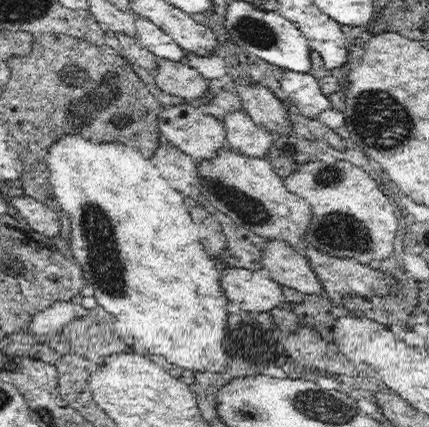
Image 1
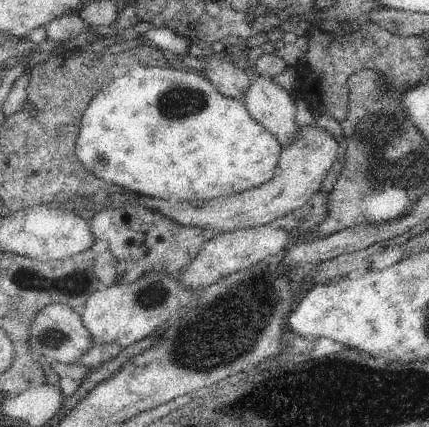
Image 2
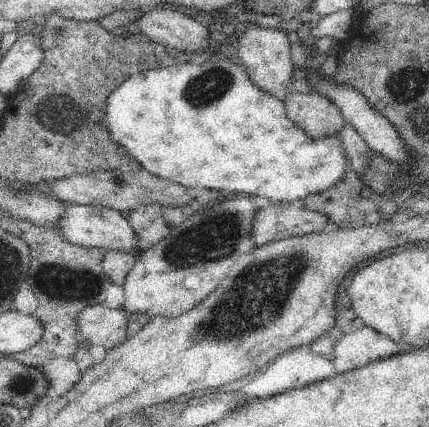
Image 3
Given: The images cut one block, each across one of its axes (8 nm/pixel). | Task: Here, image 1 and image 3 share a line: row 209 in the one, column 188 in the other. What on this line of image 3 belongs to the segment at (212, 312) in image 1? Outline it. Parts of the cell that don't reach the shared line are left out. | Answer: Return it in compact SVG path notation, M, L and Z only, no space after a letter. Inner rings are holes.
M217 56L217 58L211 58L207 62L199 62L199 58L195 58L191 62L179 62L179 64L173 64L173 66L167 66L167 68L159 68L159 70L155 68L155 70L145 70L145 72L133 74L113 90L113 94L109 96L109 106L107 106L105 114L107 114L105 116L107 132L111 134L111 138L115 142L119 142L119 146L123 146L123 150L129 150L133 154L133 158L139 162L141 168L151 170L159 178L167 178L167 182L175 182L179 186L193 188L193 190L203 190L205 188L205 190L215 190L215 192L245 192L245 194L257 196L261 202L271 200L271 202L289 202L289 204L293 204L297 200L299 202L305 200L307 196L319 194L319 192L323 192L331 186L337 186L339 180L343 180L347 174L351 174L351 170L349 170L351 160L347 158L347 152L341 146L339 132L331 134L331 136L321 134L319 138L307 136L307 132L303 128L299 128L295 122L291 122L291 118L287 116L285 100L281 100L275 94L255 86L251 82L251 78L247 78L243 74L241 66L237 66L235 62L231 62L225 56Z

